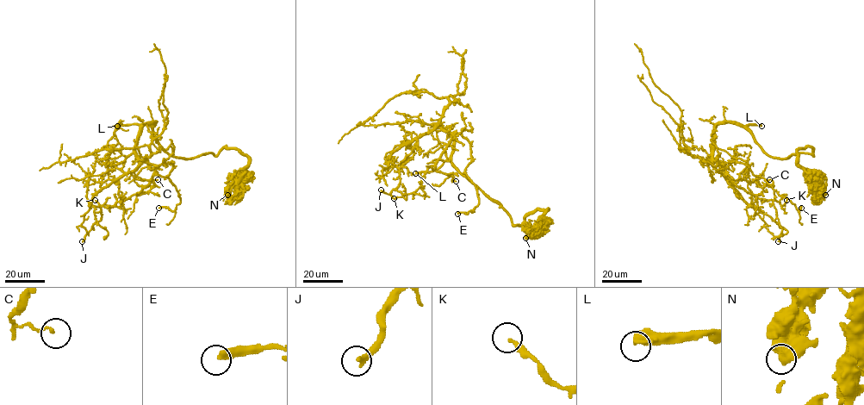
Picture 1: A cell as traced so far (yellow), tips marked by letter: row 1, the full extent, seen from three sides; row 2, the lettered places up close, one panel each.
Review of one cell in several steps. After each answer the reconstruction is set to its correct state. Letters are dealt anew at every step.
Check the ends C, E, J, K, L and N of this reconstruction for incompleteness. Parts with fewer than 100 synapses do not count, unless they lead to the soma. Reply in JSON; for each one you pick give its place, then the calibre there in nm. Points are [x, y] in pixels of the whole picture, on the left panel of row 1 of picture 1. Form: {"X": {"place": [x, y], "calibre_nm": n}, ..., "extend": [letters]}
{"L": {"place": [117, 126], "calibre_nm": 480}, "extend": ["L"]}

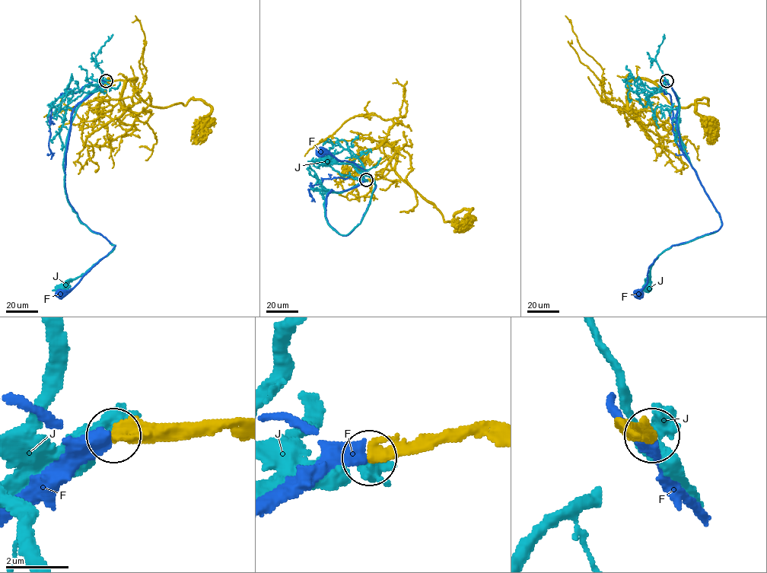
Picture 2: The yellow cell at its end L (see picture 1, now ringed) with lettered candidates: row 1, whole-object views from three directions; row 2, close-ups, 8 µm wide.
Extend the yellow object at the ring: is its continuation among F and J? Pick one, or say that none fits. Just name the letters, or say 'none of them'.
F

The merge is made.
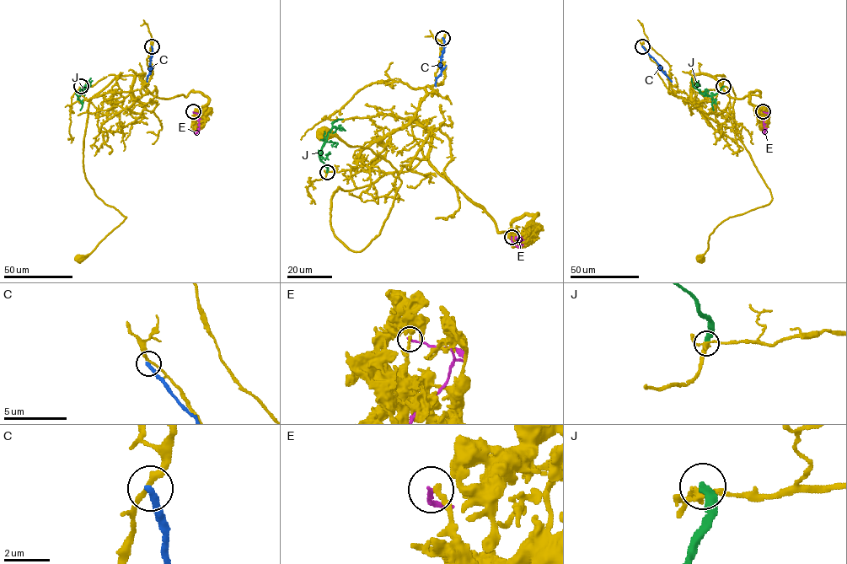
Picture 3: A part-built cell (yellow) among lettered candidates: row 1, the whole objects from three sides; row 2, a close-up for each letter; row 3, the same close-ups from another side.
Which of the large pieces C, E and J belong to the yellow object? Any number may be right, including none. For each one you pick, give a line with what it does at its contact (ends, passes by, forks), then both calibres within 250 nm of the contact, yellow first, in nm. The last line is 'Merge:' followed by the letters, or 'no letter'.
Merge: no letter

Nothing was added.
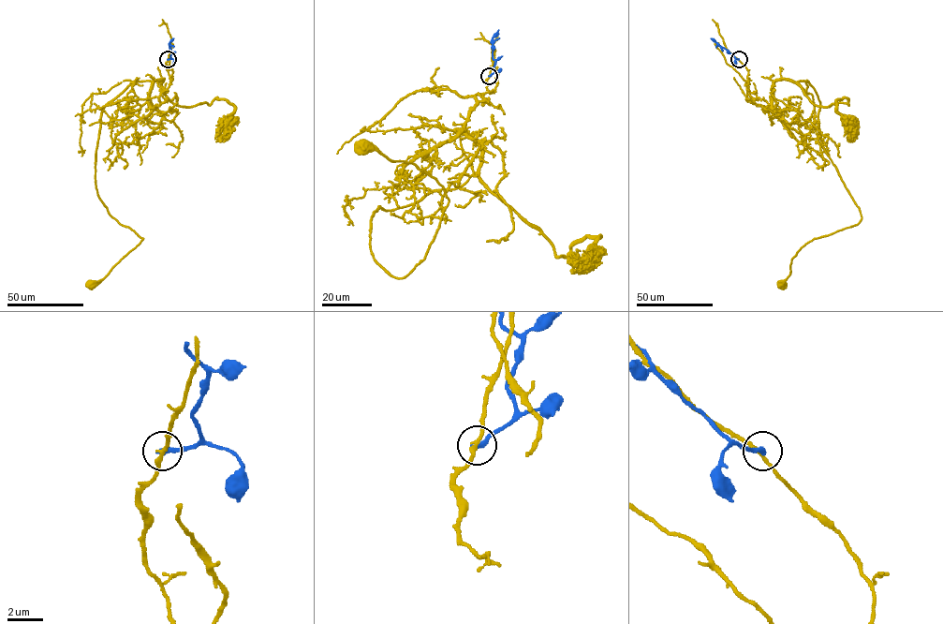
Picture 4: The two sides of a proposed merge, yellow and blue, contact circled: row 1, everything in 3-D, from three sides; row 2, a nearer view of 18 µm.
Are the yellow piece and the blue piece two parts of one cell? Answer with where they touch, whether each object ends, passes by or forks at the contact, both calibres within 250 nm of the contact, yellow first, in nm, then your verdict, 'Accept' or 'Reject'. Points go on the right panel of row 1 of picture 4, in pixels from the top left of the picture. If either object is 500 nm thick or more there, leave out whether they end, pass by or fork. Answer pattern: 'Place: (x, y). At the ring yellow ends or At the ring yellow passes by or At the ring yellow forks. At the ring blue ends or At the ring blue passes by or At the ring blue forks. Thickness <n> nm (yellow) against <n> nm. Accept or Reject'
Place: (739, 59). At the ring yellow passes by. At the ring blue ends. Thickness 190 nm (yellow) against 300 nm. Reject

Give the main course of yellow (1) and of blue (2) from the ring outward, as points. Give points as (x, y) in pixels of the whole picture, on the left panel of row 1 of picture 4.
1: (168, 59), (158, 105), (149, 92), (163, 79), (132, 81), (102, 111), (96, 193), (143, 238), (91, 285)
2: (168, 59), (171, 52), (169, 42), (173, 38)

